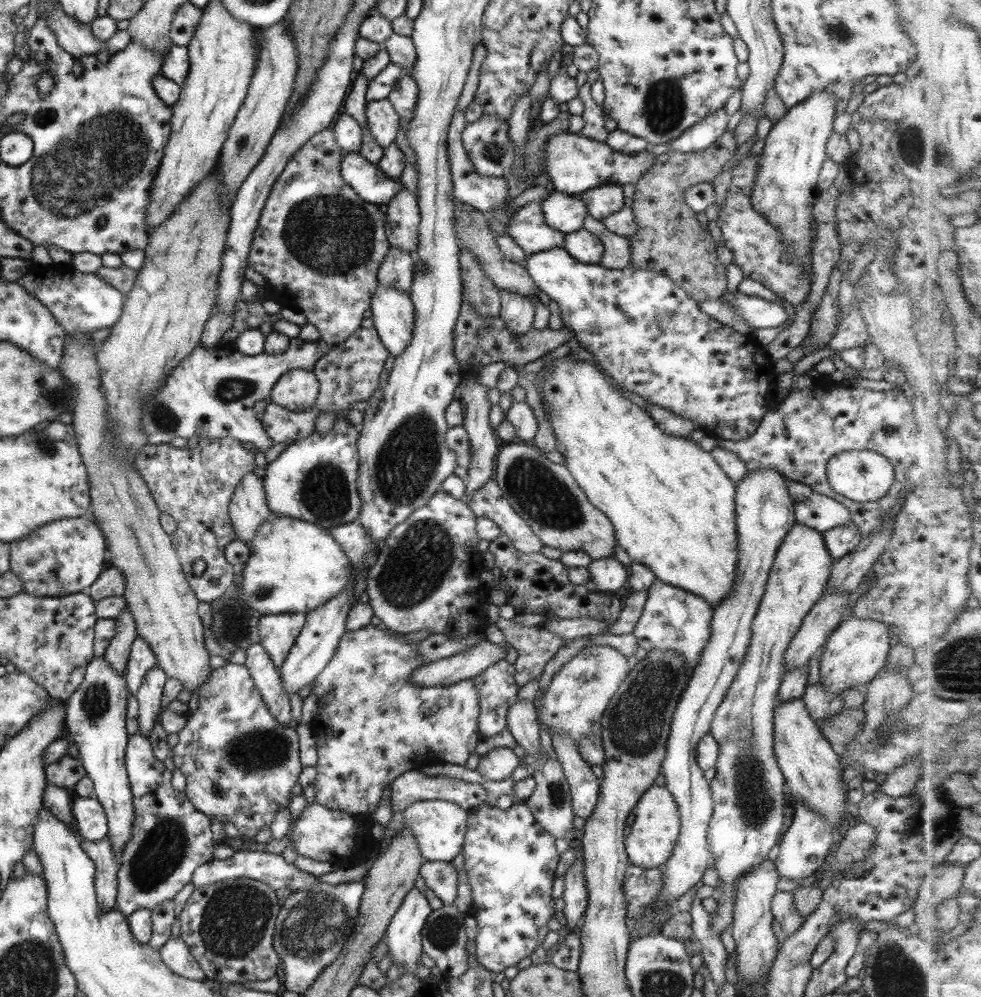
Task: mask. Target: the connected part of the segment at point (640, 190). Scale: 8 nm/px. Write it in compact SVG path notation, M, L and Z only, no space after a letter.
M725 129L716 142L699 152L680 153L671 149L654 156L651 168L635 183L631 212L636 233L630 236L630 264L671 279L695 302L713 300L727 288L725 265L716 257L716 245L708 229L701 227L695 212L683 201L683 191L697 183L711 183L736 150L734 135Z

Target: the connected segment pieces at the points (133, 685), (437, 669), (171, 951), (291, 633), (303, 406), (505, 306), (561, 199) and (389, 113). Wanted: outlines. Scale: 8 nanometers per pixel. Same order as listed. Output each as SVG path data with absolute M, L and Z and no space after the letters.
M136 638L130 646L128 661L125 665L125 688L129 695L135 696L142 679L156 664L151 649L141 640Z
M481 641L460 653L426 662L411 673L411 682L420 687L454 685L473 679L505 658L505 649L490 641Z
M179 936L169 938L158 952L163 964L177 976L198 981L205 980L203 971L196 960L191 957L191 953L187 951L187 947Z
M284 612L262 616L258 624L258 643L269 655L275 669L279 670L288 650L301 632L304 614Z
M293 368L275 381L268 398L288 414L305 414L313 408L317 396L318 382L312 371Z
M500 290L498 317L504 322L512 337L527 332L534 319L534 306L529 298L508 290Z
M553 191L539 203L544 221L552 229L567 234L582 228L587 209L577 196Z
M387 99L366 102L364 109L366 128L373 140L384 149L394 142L399 129L408 128L409 122L397 116Z

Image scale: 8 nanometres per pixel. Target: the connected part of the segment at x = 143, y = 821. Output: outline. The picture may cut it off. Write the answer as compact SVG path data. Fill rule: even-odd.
M139 732L128 735L124 750L124 765L132 794L134 823L129 840L119 858L117 876L117 897L115 910L125 916L139 909L153 910L157 904L173 900L174 896L191 880L197 866L209 862L214 842L209 831L209 818L199 812L185 798L184 791L176 791L170 783L172 771L165 768L152 753L150 742Z

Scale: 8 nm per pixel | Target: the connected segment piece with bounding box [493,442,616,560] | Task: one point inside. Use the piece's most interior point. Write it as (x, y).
(545, 495)

